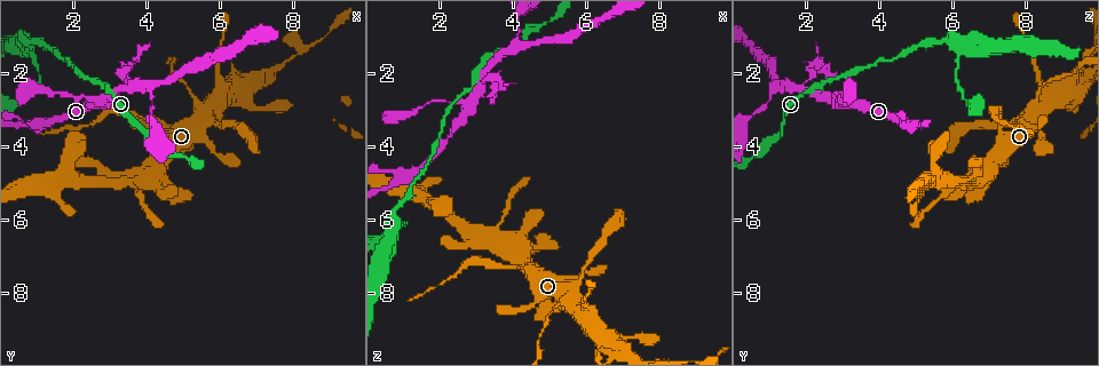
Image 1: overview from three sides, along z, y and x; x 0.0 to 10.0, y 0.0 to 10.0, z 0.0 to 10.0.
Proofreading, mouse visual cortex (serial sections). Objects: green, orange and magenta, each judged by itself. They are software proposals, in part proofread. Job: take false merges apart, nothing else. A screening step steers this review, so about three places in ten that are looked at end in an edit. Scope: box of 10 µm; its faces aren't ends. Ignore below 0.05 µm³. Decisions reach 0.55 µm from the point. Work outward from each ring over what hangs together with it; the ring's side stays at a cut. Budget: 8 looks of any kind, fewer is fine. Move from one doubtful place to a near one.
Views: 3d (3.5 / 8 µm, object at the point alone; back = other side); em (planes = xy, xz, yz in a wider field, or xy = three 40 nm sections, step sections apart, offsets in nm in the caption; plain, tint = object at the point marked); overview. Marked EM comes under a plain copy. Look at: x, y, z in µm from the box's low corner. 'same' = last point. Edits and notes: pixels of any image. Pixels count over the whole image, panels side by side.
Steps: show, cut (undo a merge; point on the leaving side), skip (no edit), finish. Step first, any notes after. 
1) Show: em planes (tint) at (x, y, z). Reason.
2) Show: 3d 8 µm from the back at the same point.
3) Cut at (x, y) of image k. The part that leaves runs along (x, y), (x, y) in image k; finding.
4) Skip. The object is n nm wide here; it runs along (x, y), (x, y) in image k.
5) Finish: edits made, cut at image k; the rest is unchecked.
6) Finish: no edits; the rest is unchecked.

Show: 3d 3.5 µm at (0.65, 1.10, 6.05). Three arms meet.

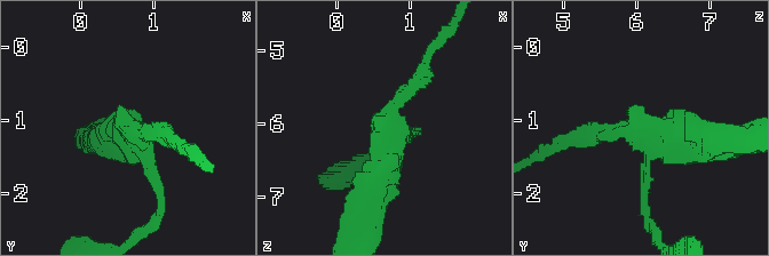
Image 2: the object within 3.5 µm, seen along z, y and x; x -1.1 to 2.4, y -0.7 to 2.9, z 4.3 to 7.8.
Show: em xy step 2 (tint) at (0.70, 1.15, 6.05). 3 arms meet here; the arms are 150, 200, 350 nm wide.

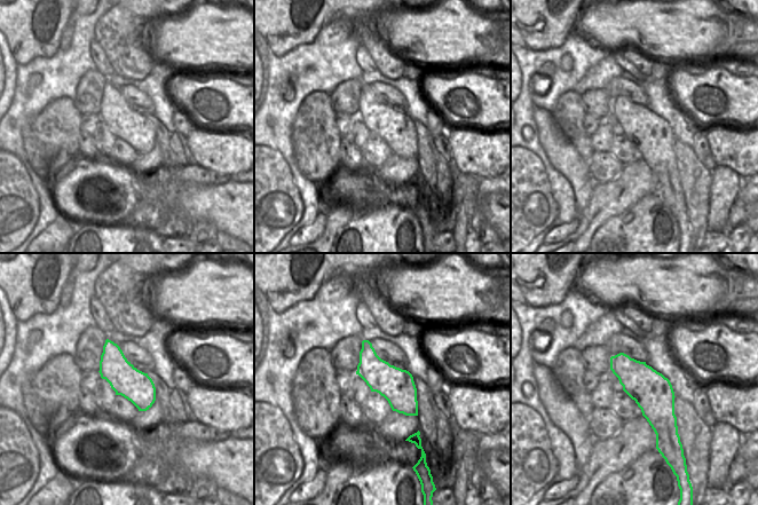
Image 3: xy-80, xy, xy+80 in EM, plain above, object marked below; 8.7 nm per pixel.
Cut at (394, 172) of image 2. The part that leaves runs along (395, 108), (363, 210) in image 2; a second cell is stuck on.

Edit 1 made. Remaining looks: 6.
Show: overview.

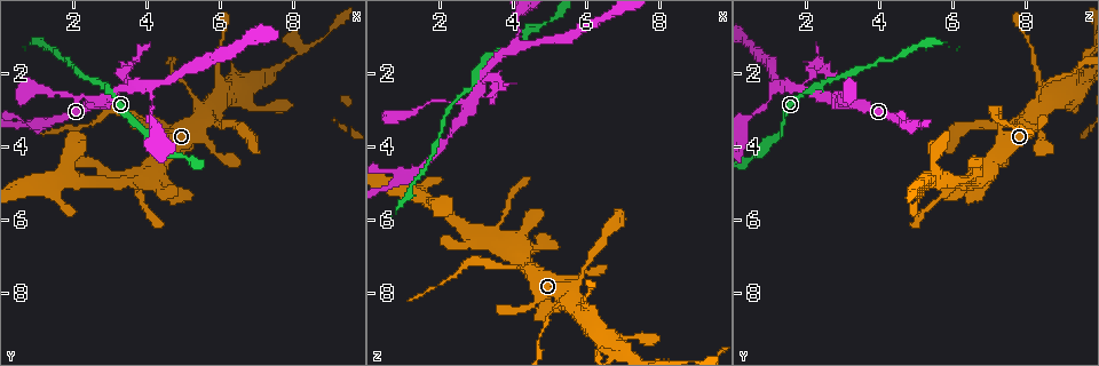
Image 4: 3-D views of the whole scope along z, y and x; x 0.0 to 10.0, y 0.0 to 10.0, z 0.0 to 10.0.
Show: 3d 3.5 µm at (3.25, 2.50, 1.90). Abrupt turn.

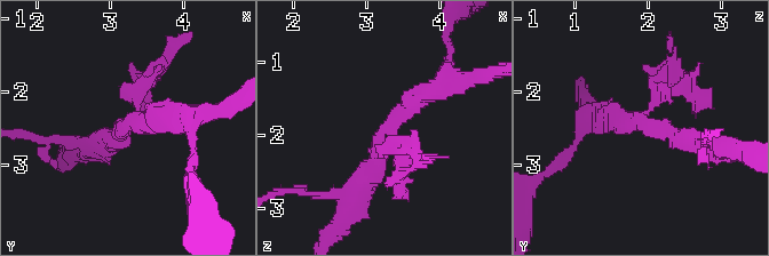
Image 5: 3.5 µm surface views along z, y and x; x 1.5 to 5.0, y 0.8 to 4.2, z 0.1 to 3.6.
Show: em planes (tint) at (3.25, 2.40, 1.90).

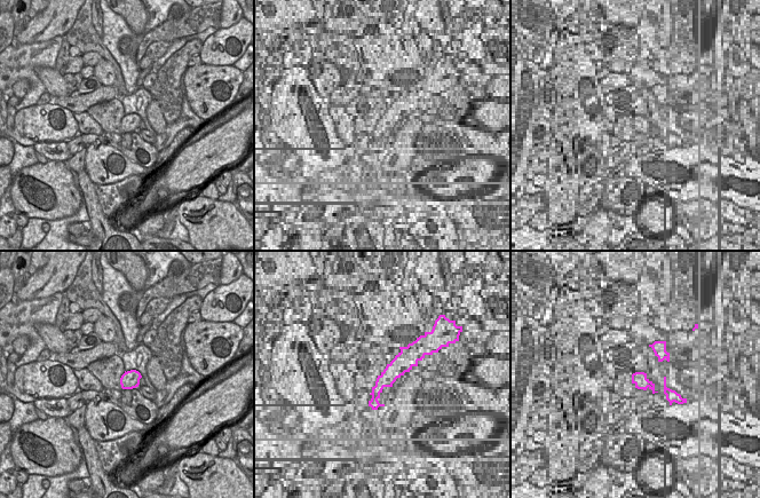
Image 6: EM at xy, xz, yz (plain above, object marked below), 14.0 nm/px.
Cut at (406, 159) of image 5. The part that leaves runs along (394, 136), (397, 189), (407, 201) in image 5; two cells meet here.

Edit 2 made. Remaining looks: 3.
Show: overview. See it whole again.

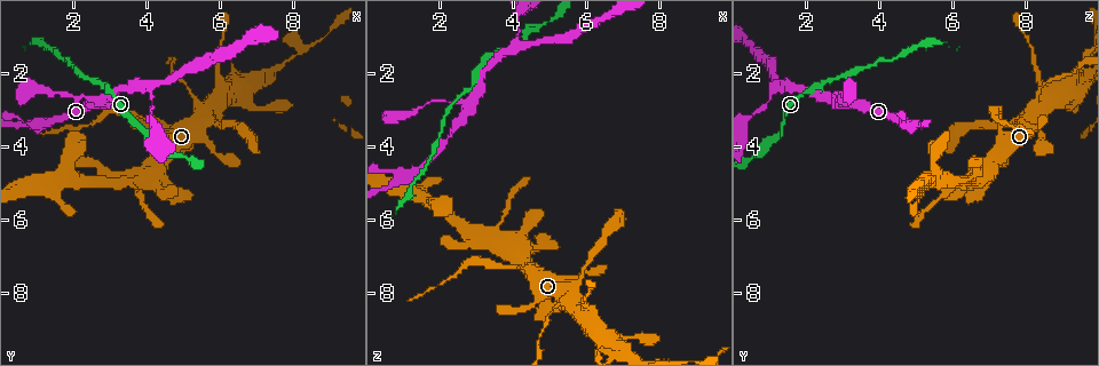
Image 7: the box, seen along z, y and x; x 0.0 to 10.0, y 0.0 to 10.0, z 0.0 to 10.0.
Show: 3d 3.5 µm at (5.20, 2.60, 8.40). Sudden change in width.

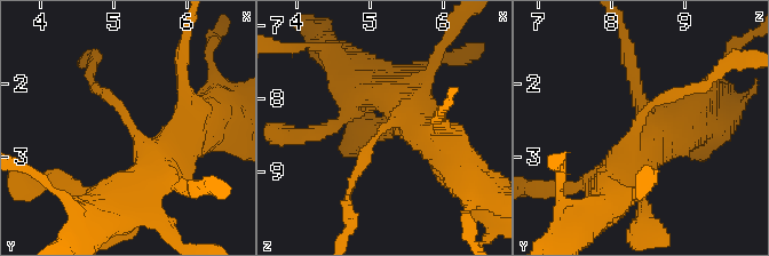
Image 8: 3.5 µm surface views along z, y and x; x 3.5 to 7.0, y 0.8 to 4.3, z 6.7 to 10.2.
Show: em xy step 3 (tint) at (5.25, 2.55, 8.40). Now the EM.

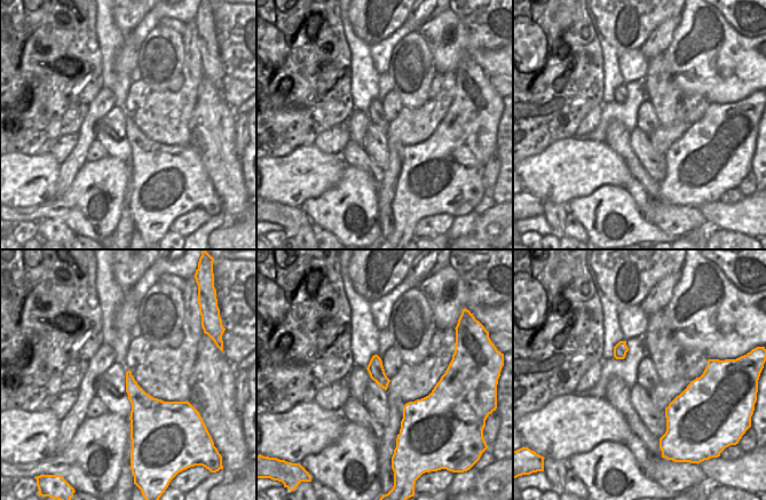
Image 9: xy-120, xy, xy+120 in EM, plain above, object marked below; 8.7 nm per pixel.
Cut at (355, 174) of image 8. The part that leaves runs along (371, 141), (346, 202), (346, 231) in image 8; a second cell is stuck on.

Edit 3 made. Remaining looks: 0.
Finish: edits made, cut at image 2, cut at image 5, cut at image 8; the rest is unchecked.

